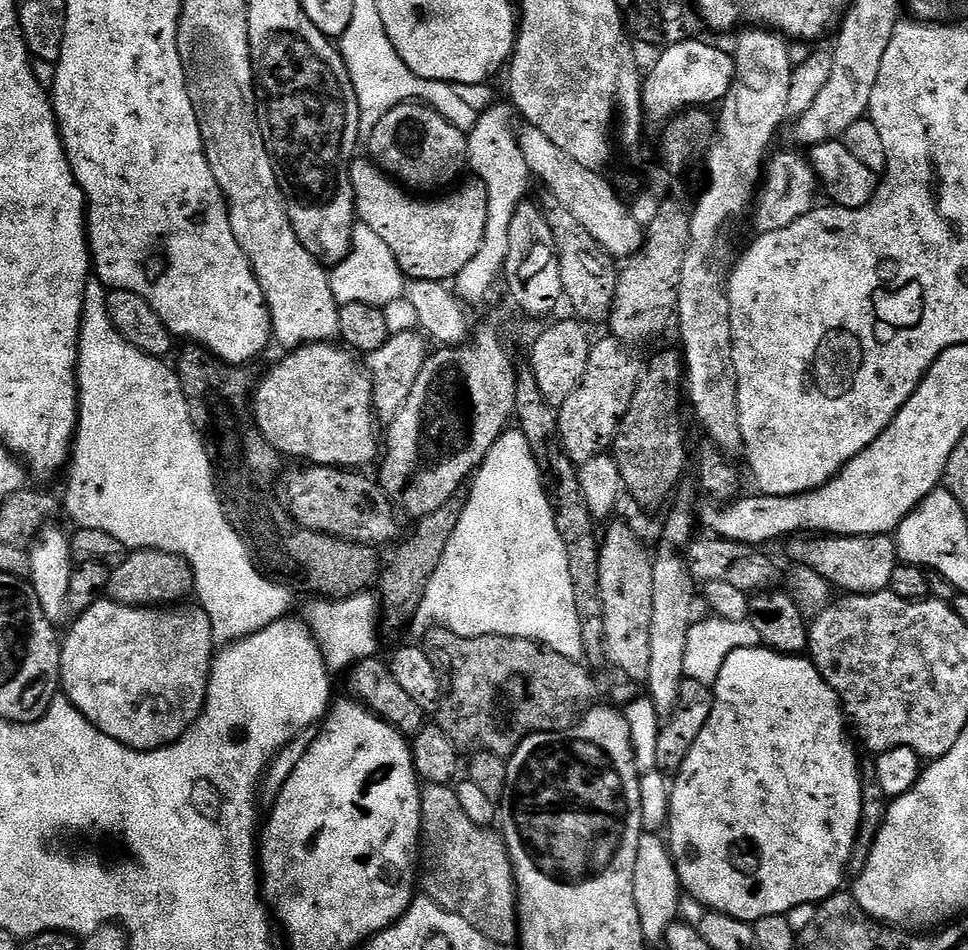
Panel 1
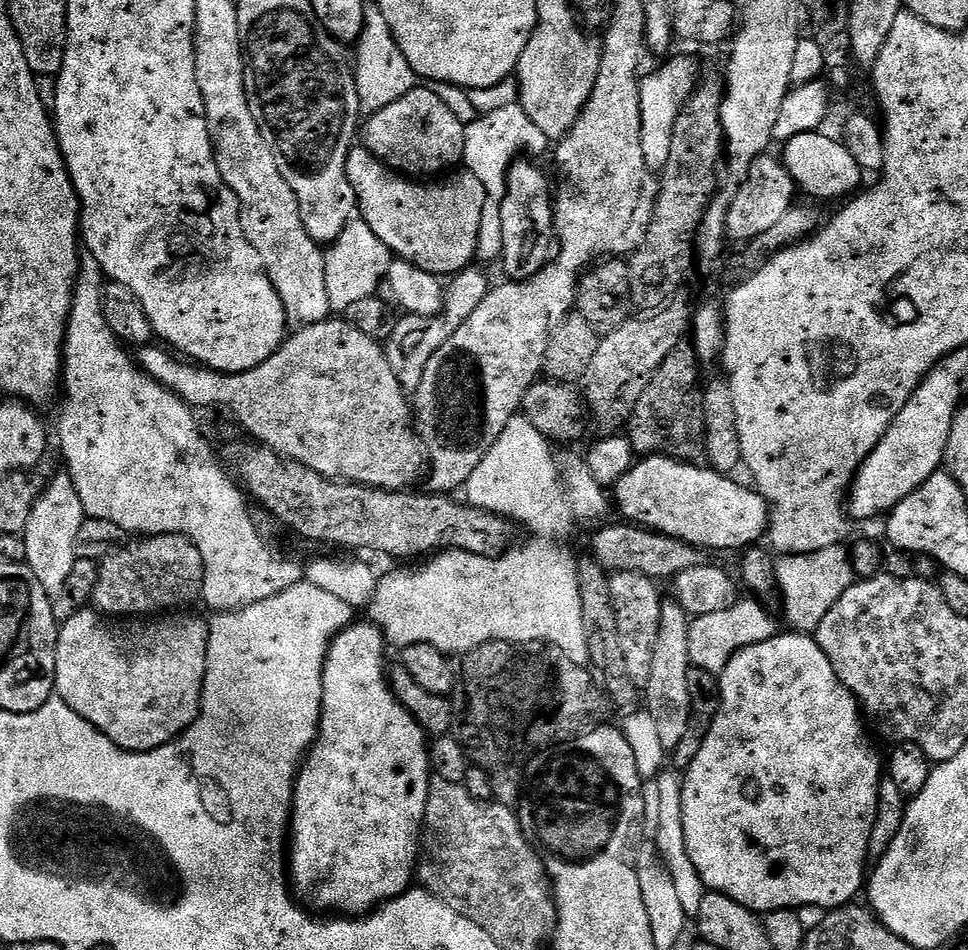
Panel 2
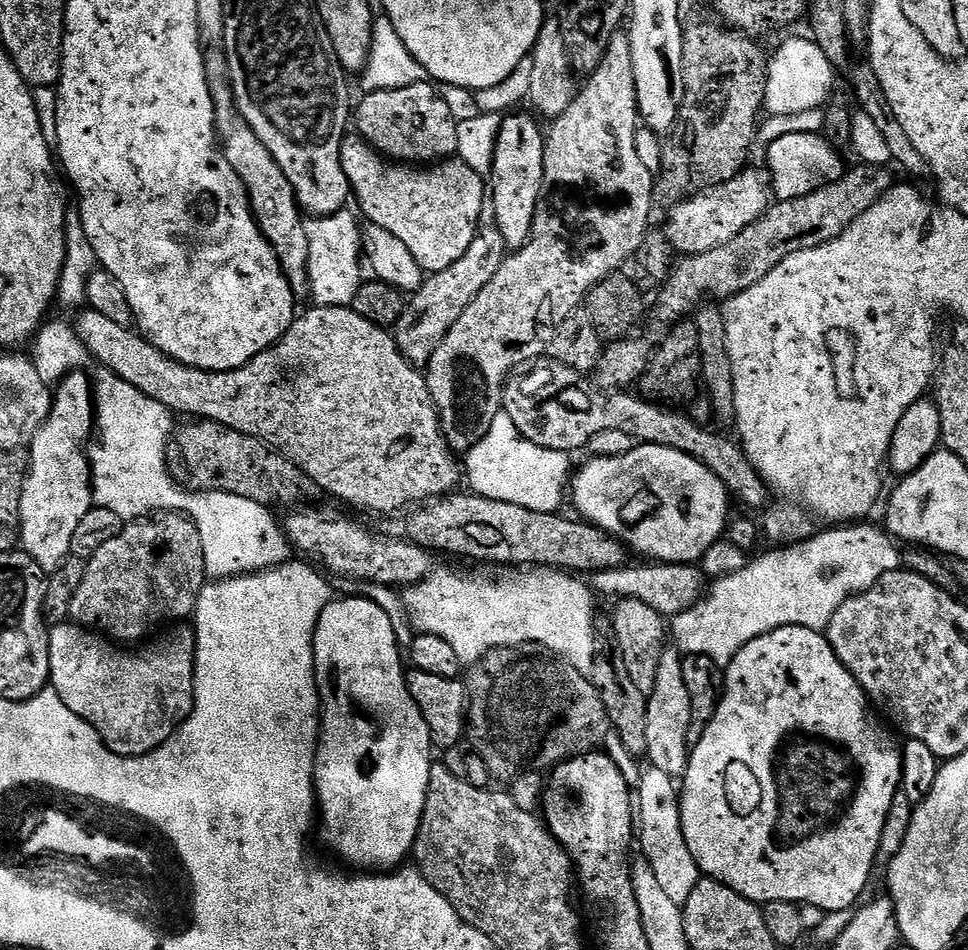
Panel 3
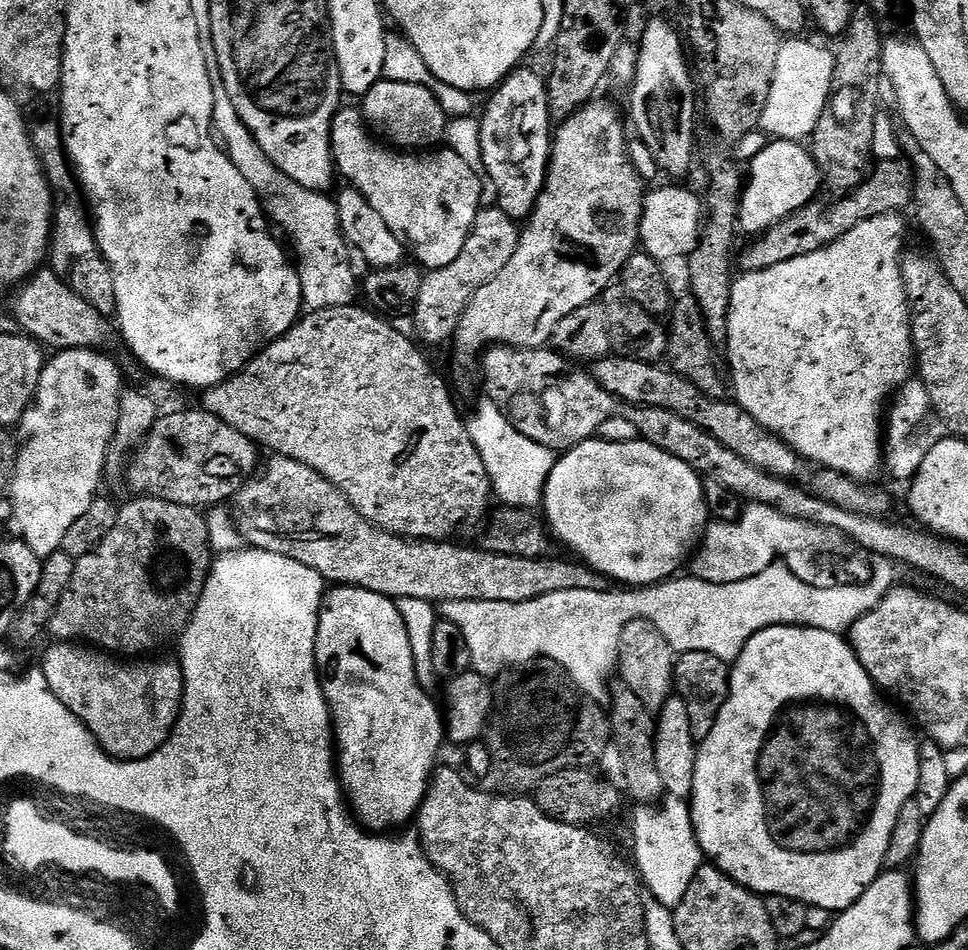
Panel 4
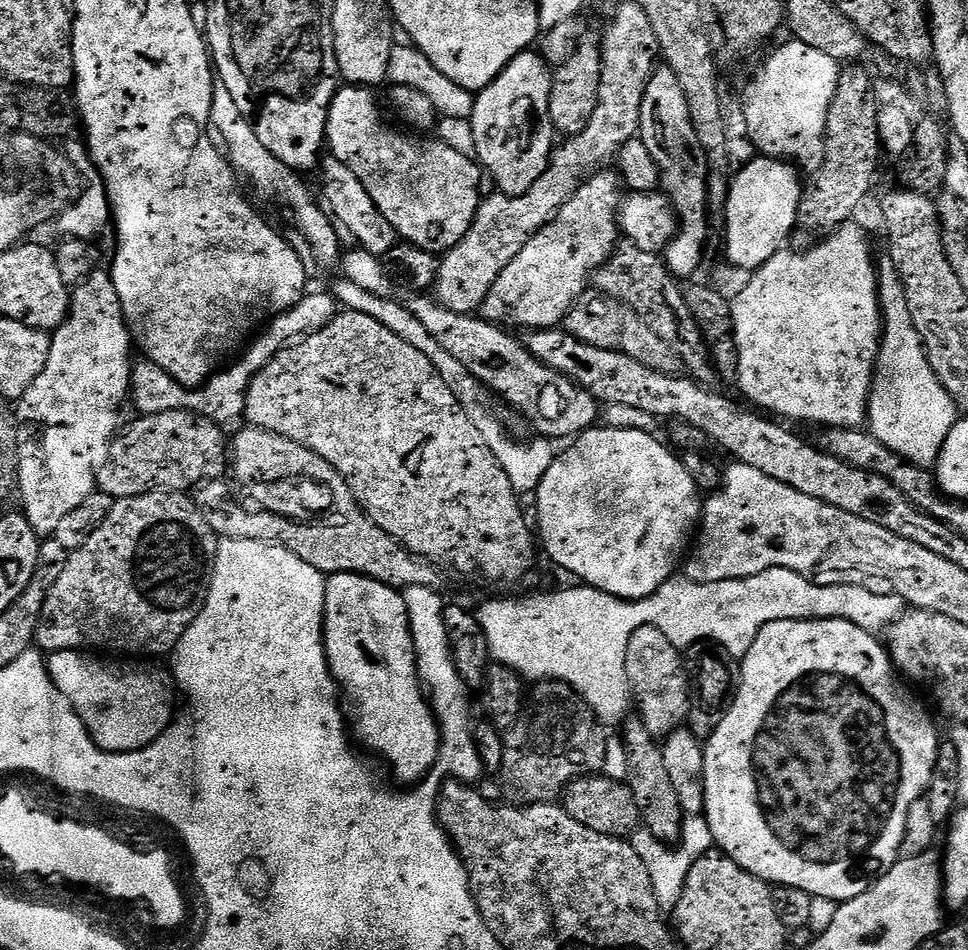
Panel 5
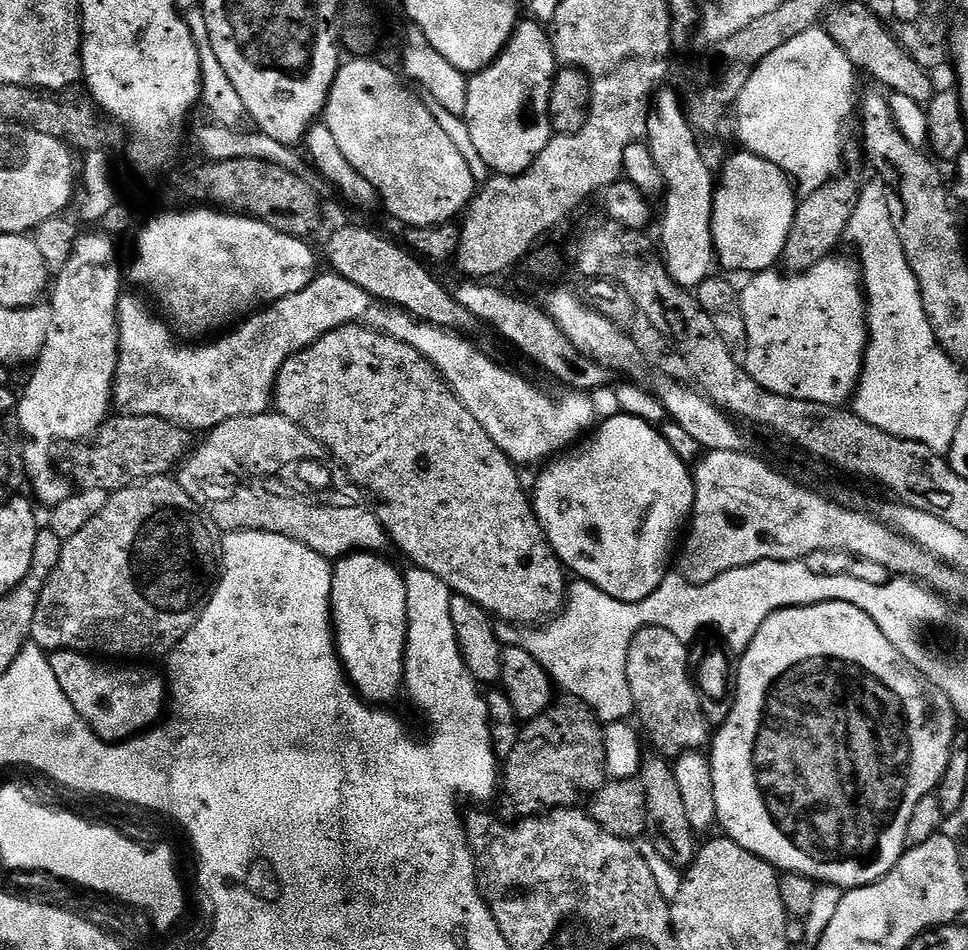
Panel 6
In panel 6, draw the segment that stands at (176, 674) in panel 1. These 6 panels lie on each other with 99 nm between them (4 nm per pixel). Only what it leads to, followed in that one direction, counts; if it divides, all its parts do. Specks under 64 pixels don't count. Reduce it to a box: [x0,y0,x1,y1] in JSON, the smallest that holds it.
[48,652,170,744]

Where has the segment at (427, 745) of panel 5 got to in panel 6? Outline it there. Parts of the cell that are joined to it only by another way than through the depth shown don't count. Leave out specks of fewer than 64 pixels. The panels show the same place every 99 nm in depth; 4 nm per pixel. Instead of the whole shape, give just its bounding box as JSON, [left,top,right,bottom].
[332,552,408,702]

